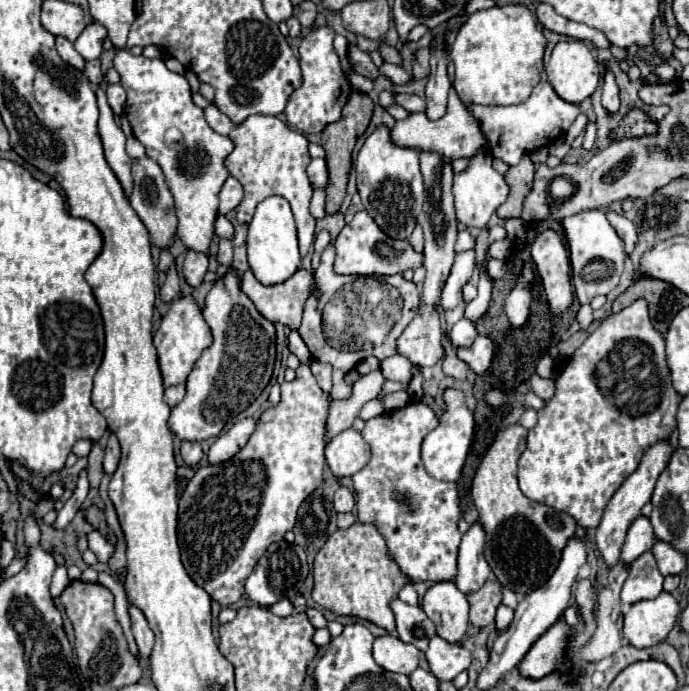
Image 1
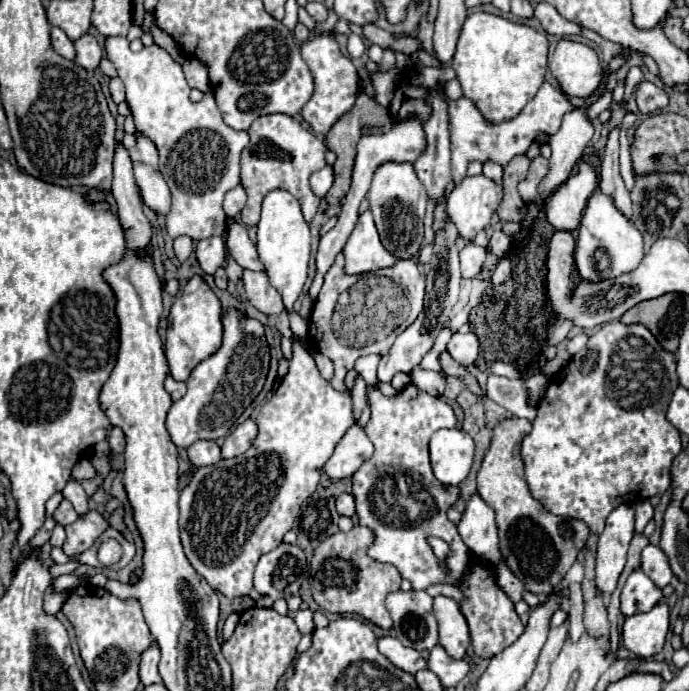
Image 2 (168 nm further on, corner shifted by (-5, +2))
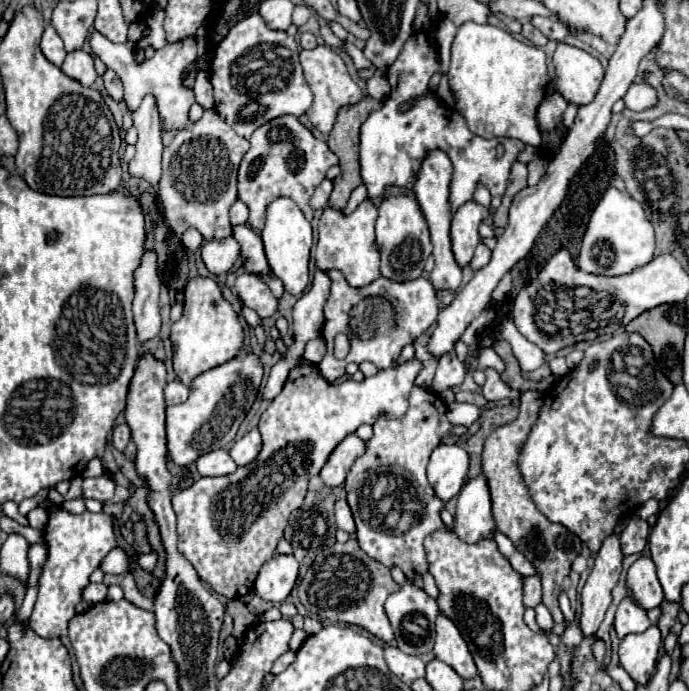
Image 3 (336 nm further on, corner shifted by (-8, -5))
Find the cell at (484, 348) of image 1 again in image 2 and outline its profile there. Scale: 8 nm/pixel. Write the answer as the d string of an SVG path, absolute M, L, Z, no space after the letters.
M470 331L466 335L462 333L454 333L452 339L448 341L448 347L446 351L450 353L450 357L458 363L458 365L472 365L478 357L478 351L480 351L480 343L476 339L476 335Z

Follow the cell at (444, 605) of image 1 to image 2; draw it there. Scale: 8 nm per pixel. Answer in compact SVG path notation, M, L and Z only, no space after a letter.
M434 597L434 615L438 619L438 645L454 659L464 659L470 647L470 631L458 603L450 597Z

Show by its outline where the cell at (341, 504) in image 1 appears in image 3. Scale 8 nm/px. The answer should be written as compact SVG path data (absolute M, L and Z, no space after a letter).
M337 500L335 504L335 518L337 518L337 526L349 534L355 532L355 522L351 516L351 508L347 504L347 500Z

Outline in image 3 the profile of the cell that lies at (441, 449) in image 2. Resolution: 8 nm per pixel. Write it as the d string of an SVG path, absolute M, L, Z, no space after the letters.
M439 444L427 464L429 484L443 502L449 502L461 492L467 482L467 472L469 452L461 444Z

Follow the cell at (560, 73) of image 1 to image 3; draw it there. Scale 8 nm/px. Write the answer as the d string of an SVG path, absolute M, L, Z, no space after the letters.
M559 42L553 66L557 74L555 84L569 104L583 106L595 98L603 80L603 66L595 56Z

